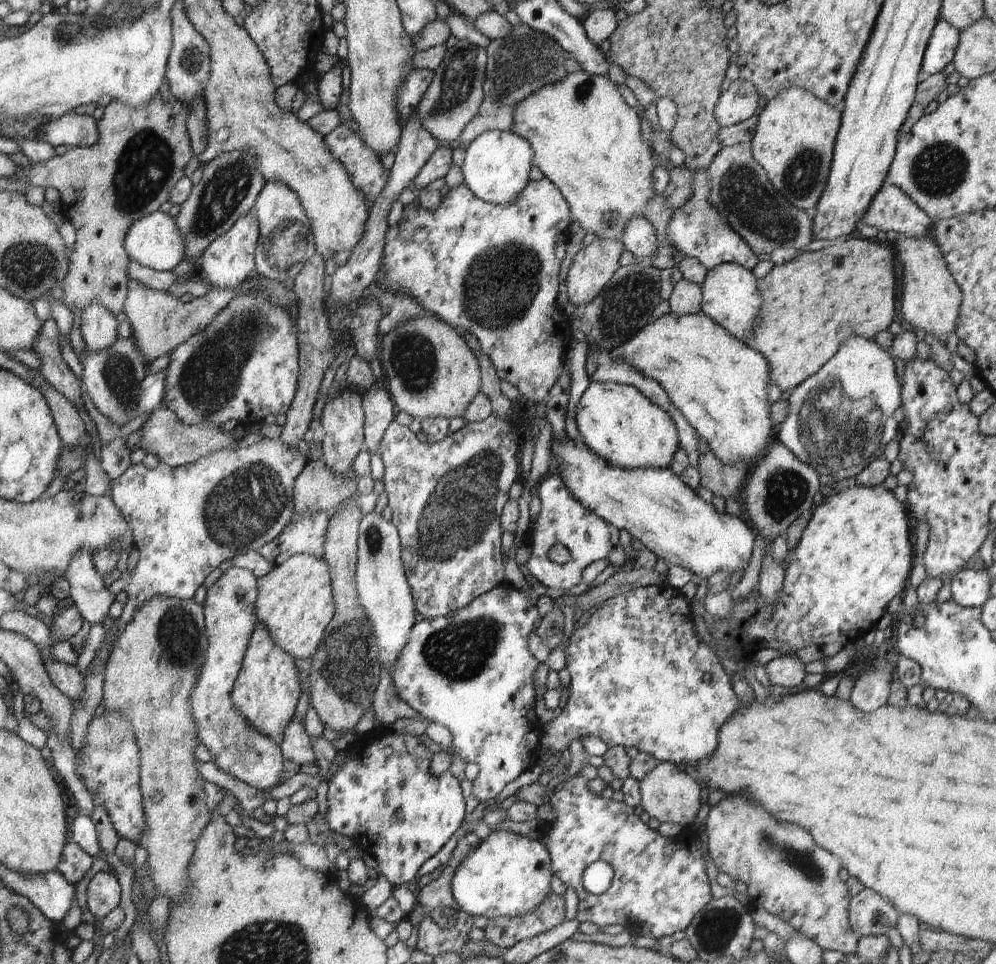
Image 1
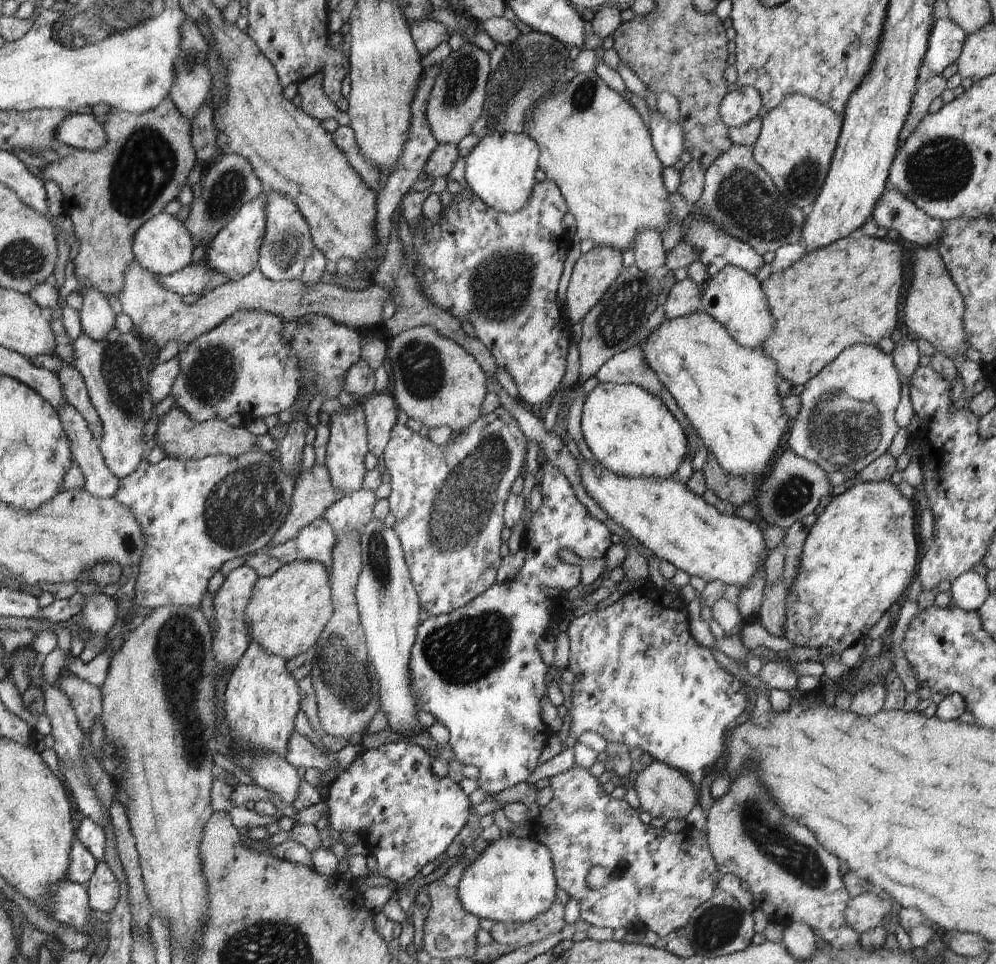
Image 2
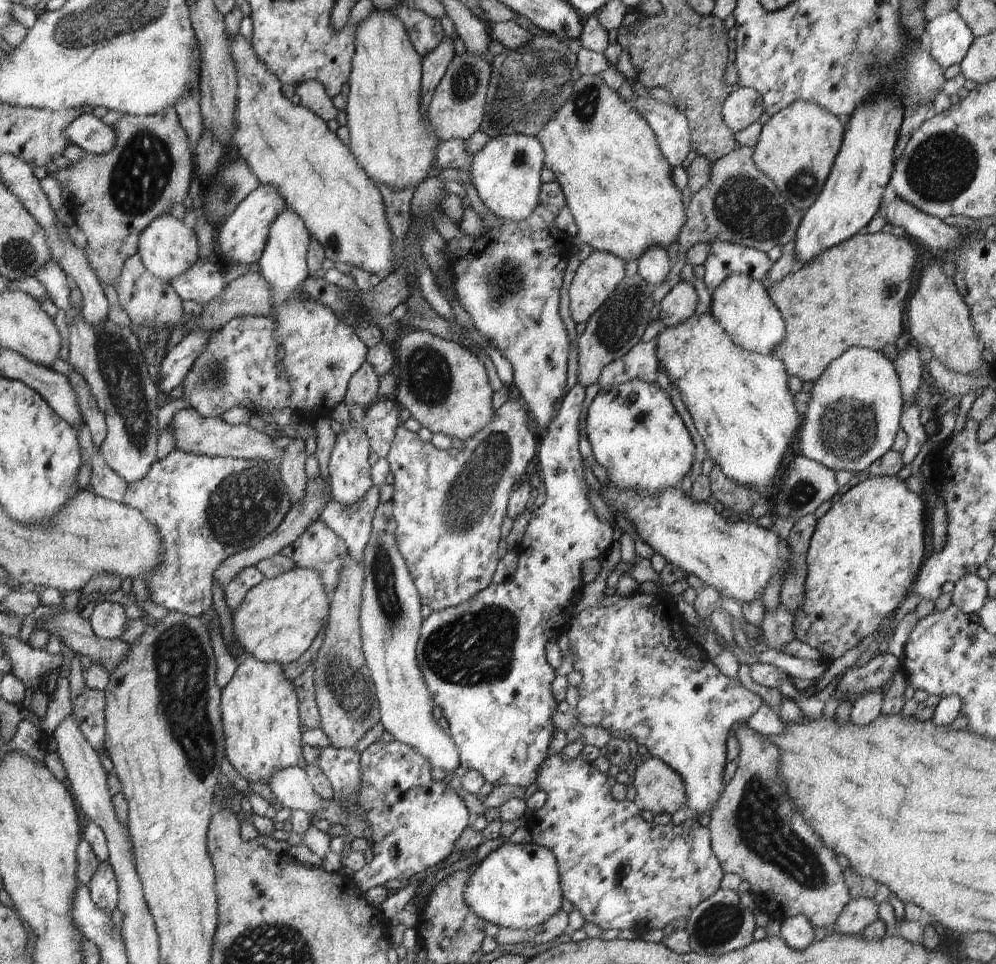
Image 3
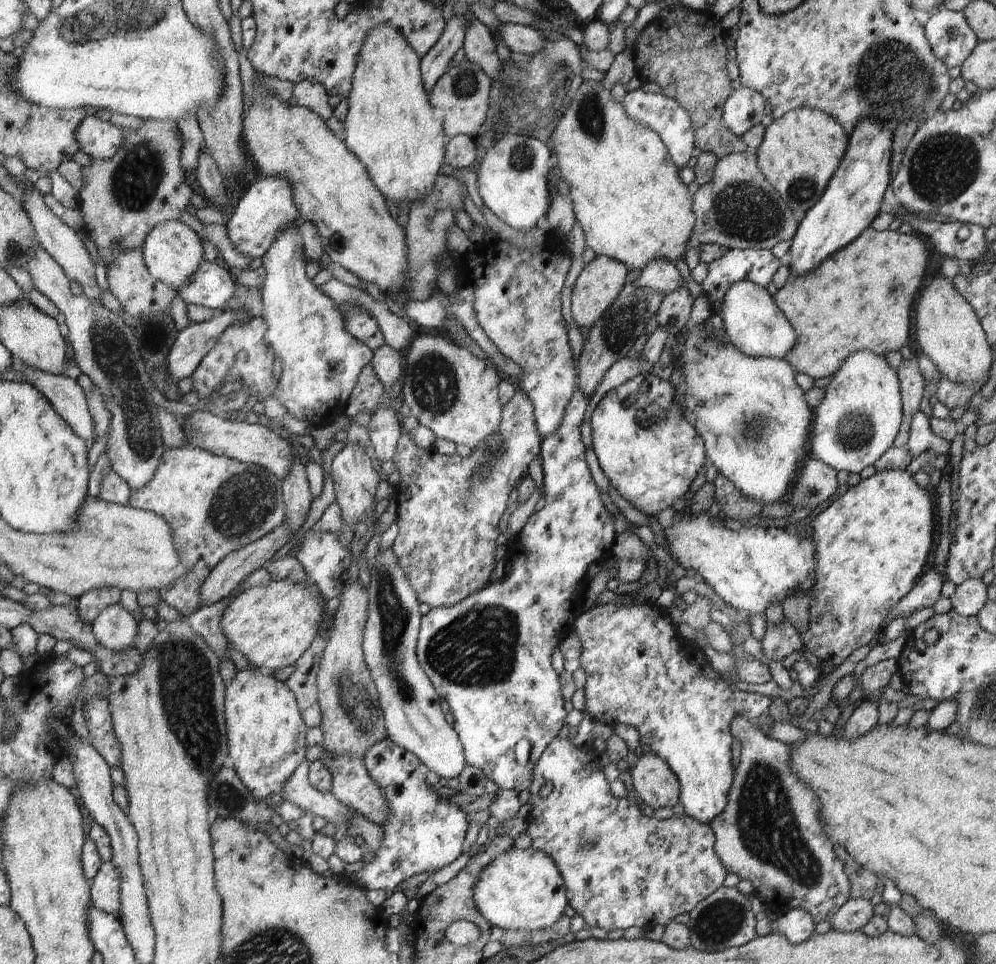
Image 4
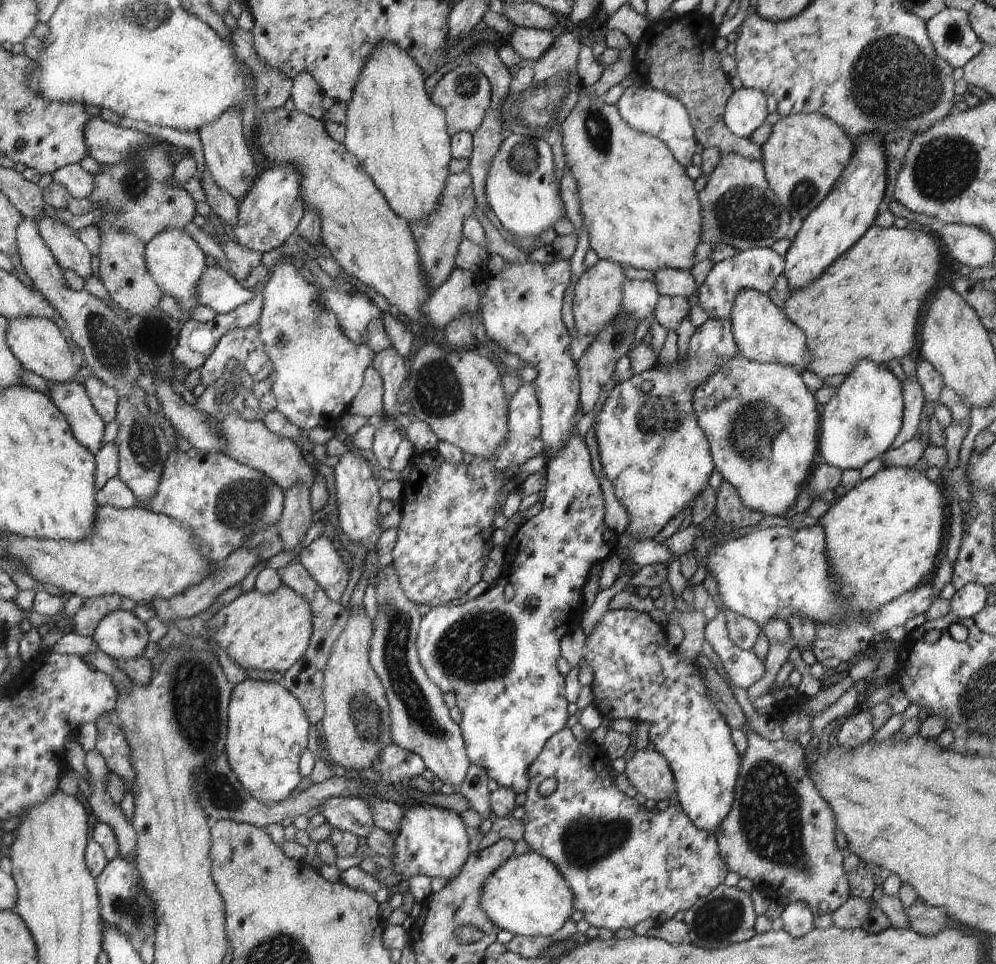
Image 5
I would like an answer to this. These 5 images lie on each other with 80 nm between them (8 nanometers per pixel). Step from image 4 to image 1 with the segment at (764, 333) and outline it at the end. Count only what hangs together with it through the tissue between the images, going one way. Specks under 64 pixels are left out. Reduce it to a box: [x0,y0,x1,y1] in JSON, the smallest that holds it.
[701,263,764,341]

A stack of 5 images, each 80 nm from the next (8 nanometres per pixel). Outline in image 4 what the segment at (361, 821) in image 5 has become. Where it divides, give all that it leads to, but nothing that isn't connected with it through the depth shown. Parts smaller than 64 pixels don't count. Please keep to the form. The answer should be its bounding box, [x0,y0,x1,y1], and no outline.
[278,761,354,844]

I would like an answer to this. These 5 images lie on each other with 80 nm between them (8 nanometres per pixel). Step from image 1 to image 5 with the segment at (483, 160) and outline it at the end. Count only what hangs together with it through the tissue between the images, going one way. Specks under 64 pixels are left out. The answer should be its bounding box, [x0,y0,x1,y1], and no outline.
[484,133,565,238]

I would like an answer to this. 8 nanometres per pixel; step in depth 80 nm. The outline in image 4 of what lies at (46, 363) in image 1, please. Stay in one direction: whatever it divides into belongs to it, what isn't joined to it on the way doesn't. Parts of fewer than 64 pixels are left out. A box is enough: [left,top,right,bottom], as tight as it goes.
[75,374,111,442]

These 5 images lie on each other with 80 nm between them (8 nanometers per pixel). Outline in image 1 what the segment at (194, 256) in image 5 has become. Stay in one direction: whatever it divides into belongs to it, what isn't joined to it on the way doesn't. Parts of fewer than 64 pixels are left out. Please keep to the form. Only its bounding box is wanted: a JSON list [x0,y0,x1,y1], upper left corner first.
[124,211,184,272]

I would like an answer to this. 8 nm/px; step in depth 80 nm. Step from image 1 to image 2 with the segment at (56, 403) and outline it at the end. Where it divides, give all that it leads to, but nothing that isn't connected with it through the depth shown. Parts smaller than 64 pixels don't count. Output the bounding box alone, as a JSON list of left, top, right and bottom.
[56,403,117,498]

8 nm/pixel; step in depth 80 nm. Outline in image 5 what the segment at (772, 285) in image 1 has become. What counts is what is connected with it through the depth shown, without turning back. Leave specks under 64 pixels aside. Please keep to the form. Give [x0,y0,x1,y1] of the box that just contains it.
[783,224,940,379]

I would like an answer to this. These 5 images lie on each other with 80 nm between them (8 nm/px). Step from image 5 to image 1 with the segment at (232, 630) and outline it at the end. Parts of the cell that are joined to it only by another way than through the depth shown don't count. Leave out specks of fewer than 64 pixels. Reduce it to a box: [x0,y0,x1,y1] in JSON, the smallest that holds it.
[254,554,335,659]

